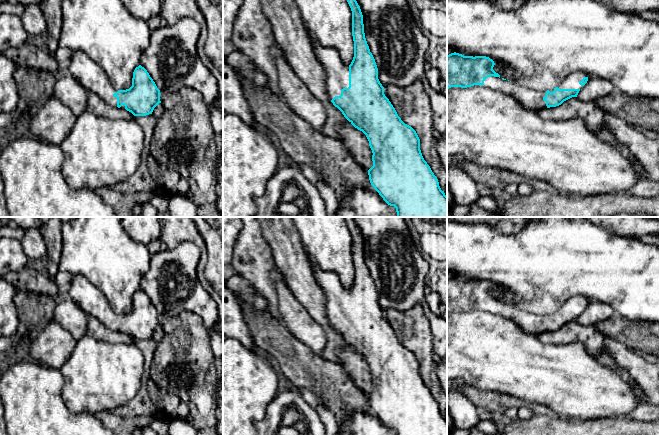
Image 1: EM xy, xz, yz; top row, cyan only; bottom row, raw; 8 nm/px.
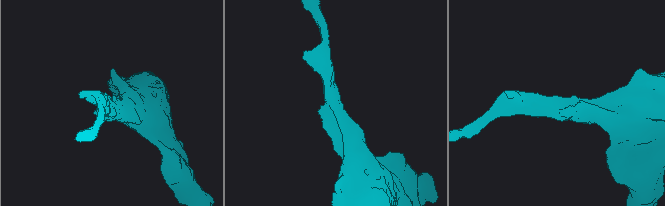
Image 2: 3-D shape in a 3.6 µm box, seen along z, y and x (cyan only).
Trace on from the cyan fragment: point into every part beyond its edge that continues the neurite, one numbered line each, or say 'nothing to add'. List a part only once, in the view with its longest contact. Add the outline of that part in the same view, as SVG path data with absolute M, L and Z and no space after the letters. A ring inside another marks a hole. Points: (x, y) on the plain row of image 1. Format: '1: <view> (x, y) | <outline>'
1: xz (336, 295) | M309 259L316 283L321 287L325 297L325 312L330 324L341 319L343 312L349 311L349 290L346 289L337 273L323 271Z

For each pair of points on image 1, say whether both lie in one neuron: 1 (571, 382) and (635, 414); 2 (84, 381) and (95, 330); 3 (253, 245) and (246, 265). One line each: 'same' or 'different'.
1: different
2: different
3: same

